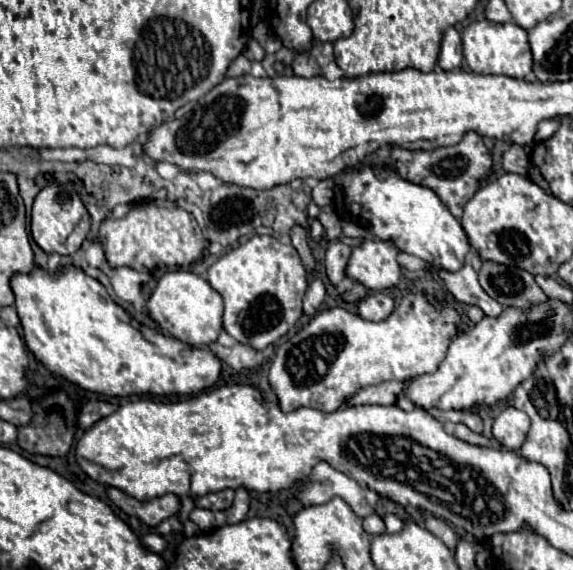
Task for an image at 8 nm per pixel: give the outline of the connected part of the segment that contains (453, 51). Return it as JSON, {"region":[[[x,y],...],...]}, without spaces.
{"region":[[[450,27],[444,37],[442,37],[442,45],[440,45],[440,55],[438,55],[438,67],[444,71],[452,71],[456,67],[460,67],[462,63],[462,41],[460,41],[460,33]]]}

